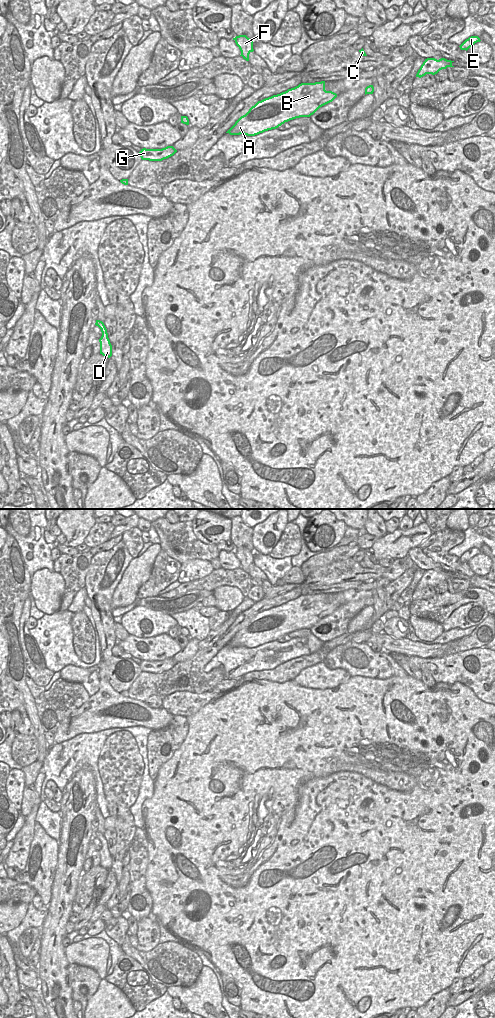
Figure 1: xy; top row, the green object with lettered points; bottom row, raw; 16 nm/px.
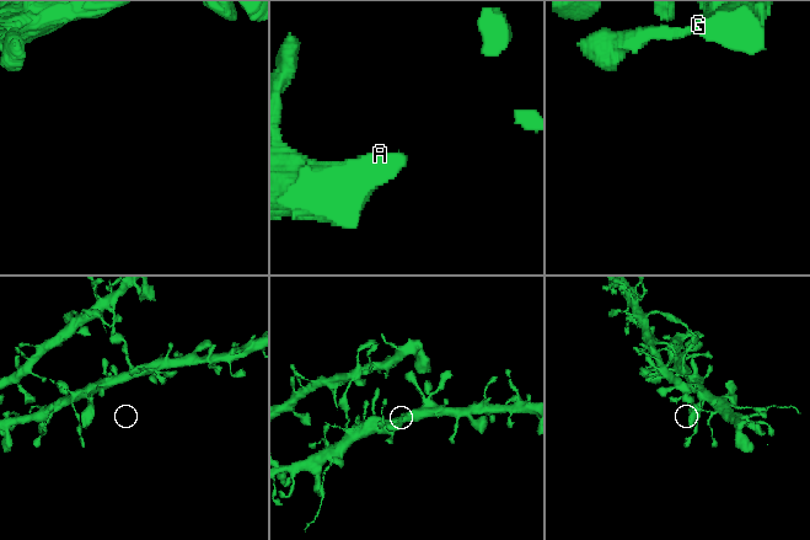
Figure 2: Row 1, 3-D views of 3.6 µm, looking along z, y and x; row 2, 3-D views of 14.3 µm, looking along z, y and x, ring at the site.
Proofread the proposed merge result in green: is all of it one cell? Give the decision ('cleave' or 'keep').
keep

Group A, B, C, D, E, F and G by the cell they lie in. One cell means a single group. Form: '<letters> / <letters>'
A B C D E F G

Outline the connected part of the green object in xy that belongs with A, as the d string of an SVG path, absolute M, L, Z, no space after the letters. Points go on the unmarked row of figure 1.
M325 593L301 595L285 604L258 613L226 645L255 648L276 641L290 632L310 629L336 609L336 605L325 602Z

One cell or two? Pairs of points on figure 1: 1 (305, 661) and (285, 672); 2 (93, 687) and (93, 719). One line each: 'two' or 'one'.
1: one
2: two

